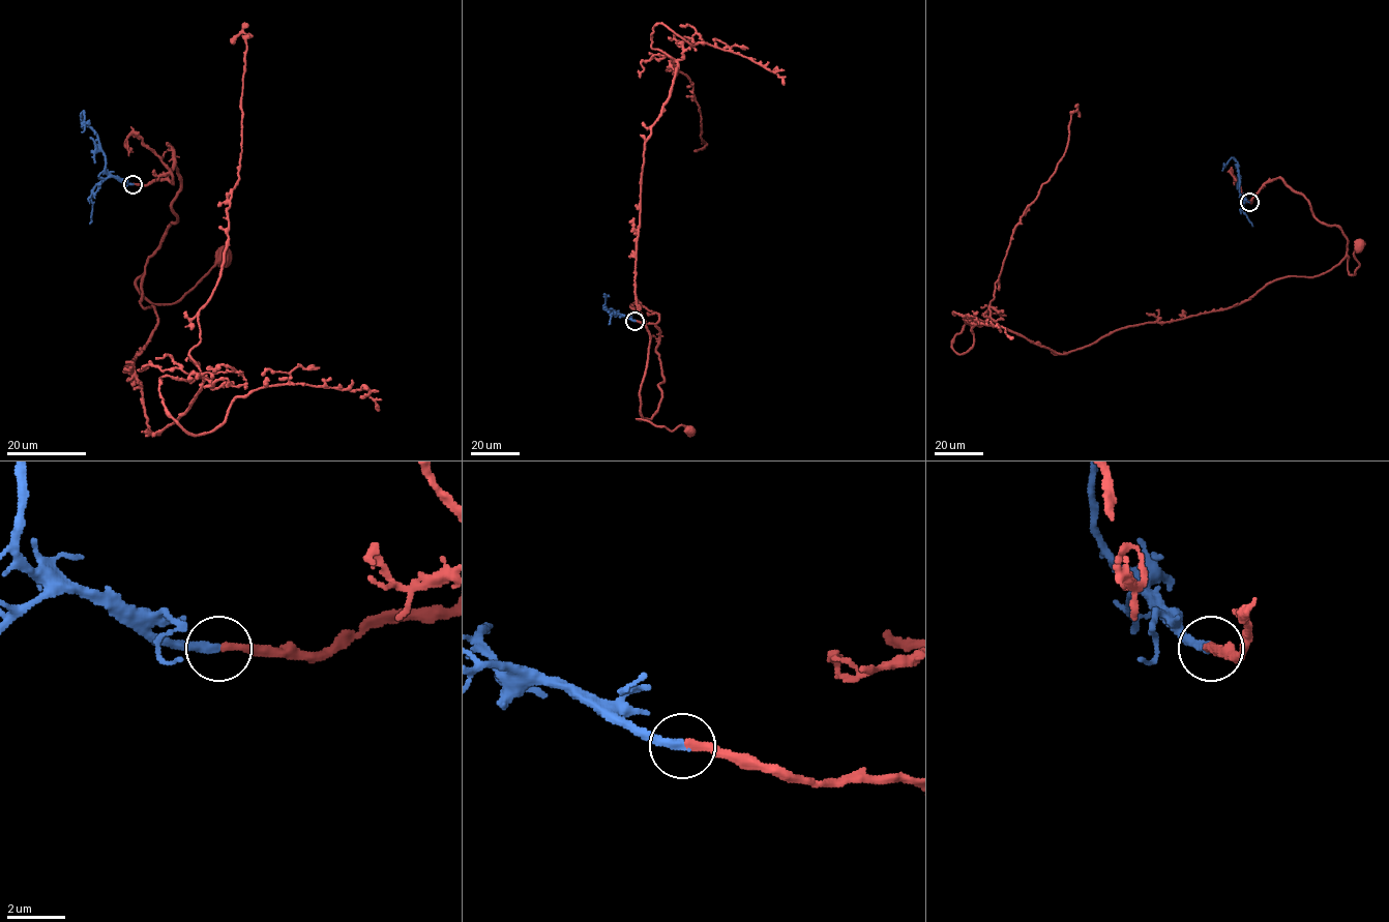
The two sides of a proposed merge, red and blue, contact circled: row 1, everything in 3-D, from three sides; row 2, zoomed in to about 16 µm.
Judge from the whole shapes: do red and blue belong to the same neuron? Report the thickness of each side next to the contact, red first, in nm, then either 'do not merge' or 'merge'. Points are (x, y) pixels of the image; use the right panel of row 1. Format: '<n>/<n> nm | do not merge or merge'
300/320 nm | merge

